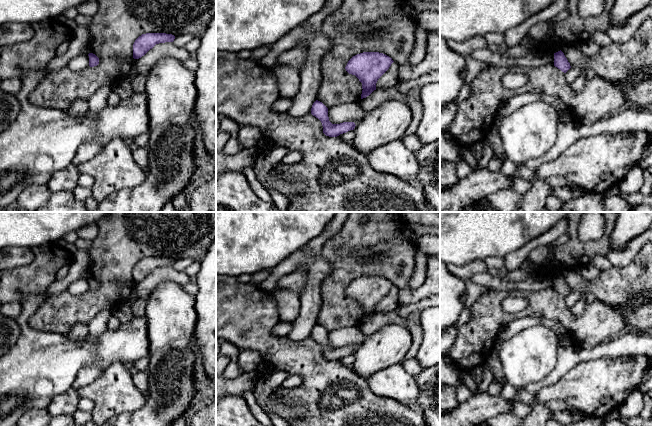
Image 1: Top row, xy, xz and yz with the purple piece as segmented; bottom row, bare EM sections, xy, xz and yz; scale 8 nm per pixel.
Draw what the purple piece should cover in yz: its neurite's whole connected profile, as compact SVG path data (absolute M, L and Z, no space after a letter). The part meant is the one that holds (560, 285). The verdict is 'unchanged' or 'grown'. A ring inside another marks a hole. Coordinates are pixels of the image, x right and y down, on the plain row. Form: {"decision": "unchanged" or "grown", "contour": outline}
{"decision": "unchanged", "contour": "M561 274L554 277L554 290L564 297L566 297L571 292L570 287Z"}

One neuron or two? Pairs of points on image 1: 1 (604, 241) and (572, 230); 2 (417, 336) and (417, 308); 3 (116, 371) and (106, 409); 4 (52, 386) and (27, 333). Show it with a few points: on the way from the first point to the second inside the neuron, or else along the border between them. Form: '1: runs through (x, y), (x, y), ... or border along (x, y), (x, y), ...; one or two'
1: runs through (594, 246), (581, 246), (575, 240); one
2: runs through (415, 329), (409, 320), (410, 314); one
3: runs through (113, 380), (113, 392), (109, 400); one
4: runs through (40, 373), (40, 360), (33, 346); one

